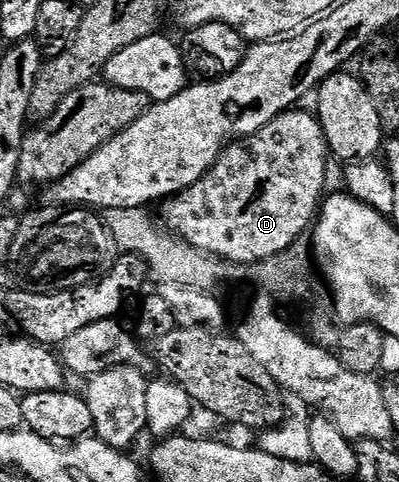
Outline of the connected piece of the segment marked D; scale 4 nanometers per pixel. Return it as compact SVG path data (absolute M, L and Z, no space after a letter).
M292 107L285 113L277 114L265 127L261 127L261 131L257 131L248 137L240 137L232 140L224 148L223 152L220 153L219 158L211 164L210 171L200 181L193 183L193 187L177 193L173 197L166 198L161 205L161 208L163 208L163 217L161 216L162 224L174 236L179 237L183 241L187 241L193 248L199 249L202 253L206 253L216 259L222 259L228 263L244 266L254 265L257 261L269 259L281 251L290 249L292 245L296 244L302 238L299 236L306 229L308 232L312 228L313 222L320 212L321 202L325 197L323 188L327 185L327 157L329 158L327 140L325 139L325 131L321 127L318 116L314 112L306 113L303 107Z

